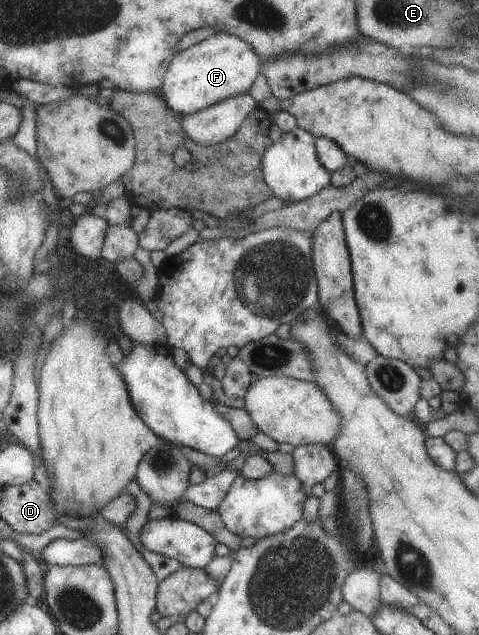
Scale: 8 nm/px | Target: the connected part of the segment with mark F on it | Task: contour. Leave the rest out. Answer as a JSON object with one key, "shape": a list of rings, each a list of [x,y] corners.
{"shape":[[[215,32],[199,43],[174,53],[157,92],[168,108],[184,117],[222,99],[247,94],[253,79],[260,73],[260,61],[258,55],[241,38]]]}

